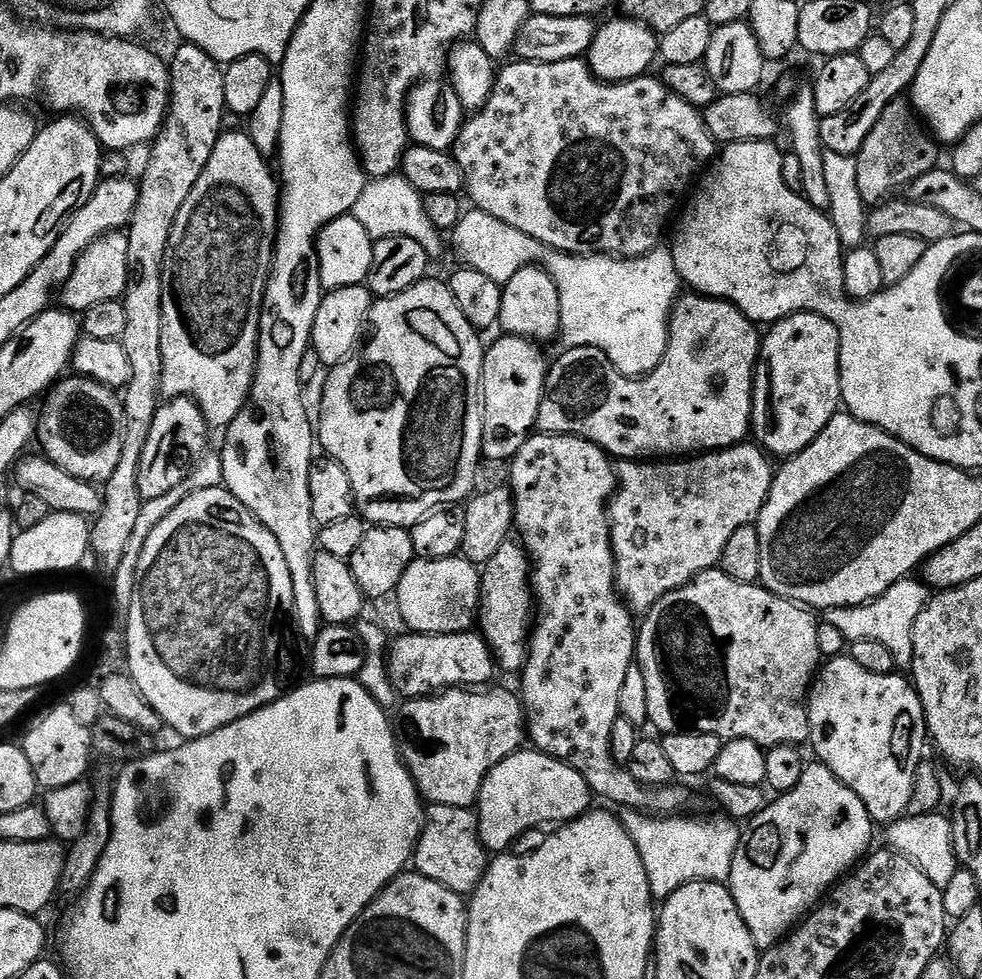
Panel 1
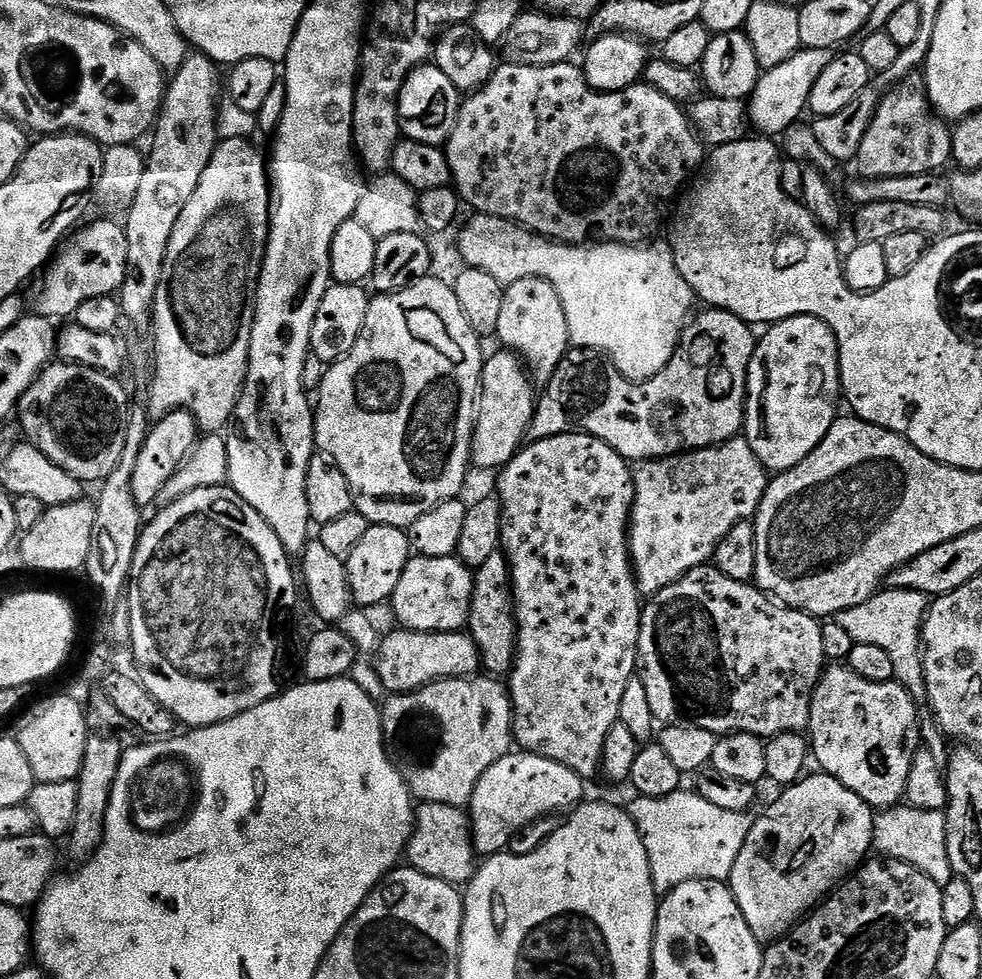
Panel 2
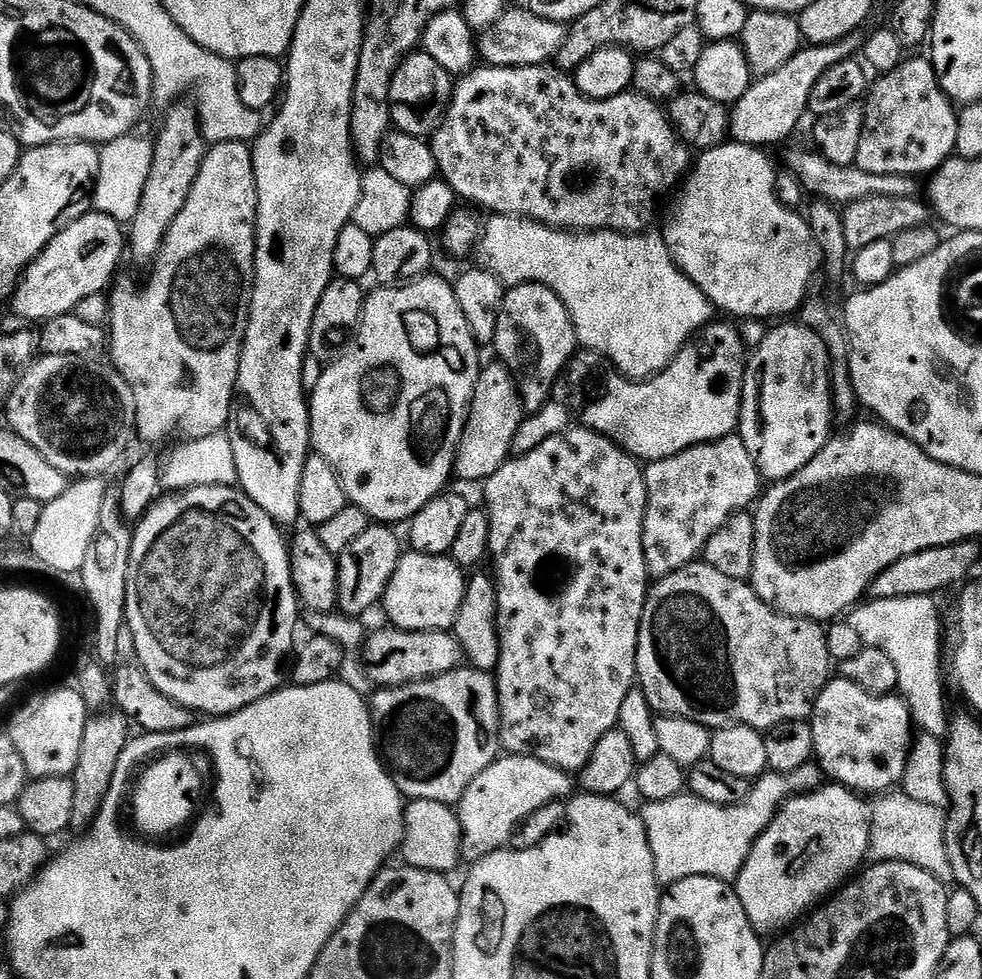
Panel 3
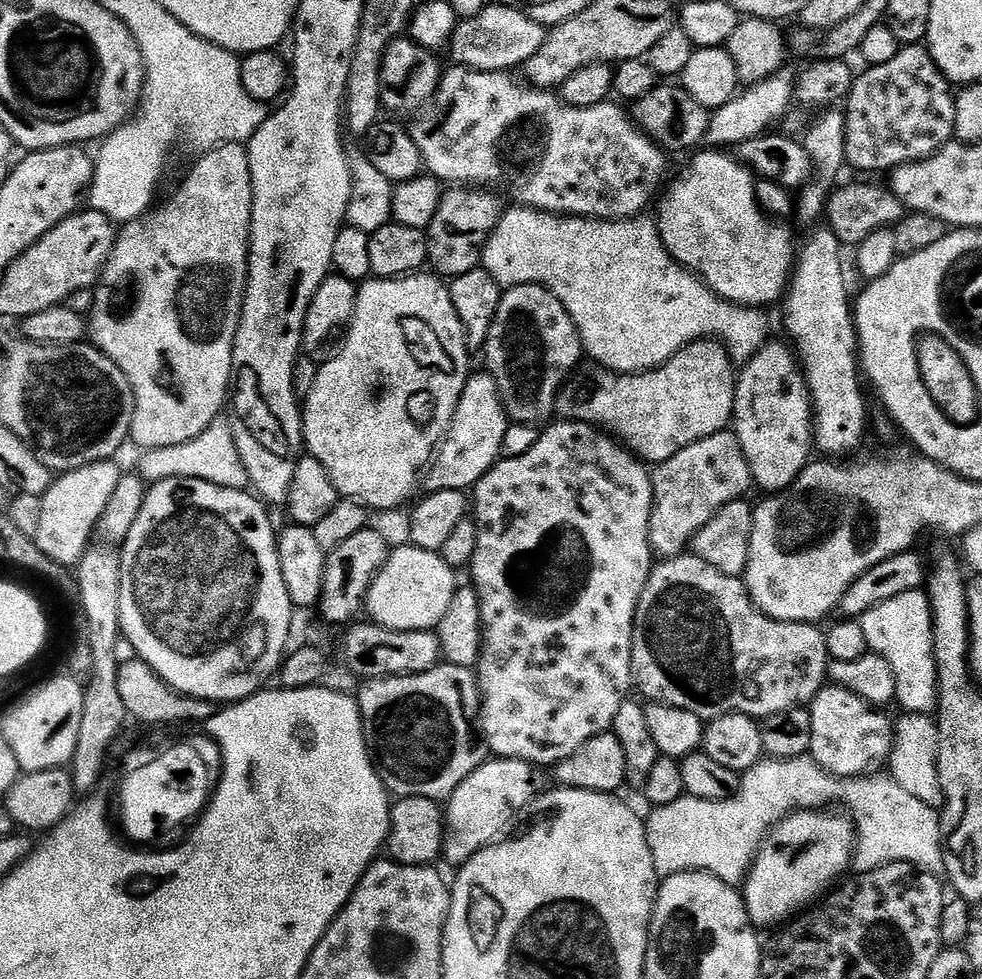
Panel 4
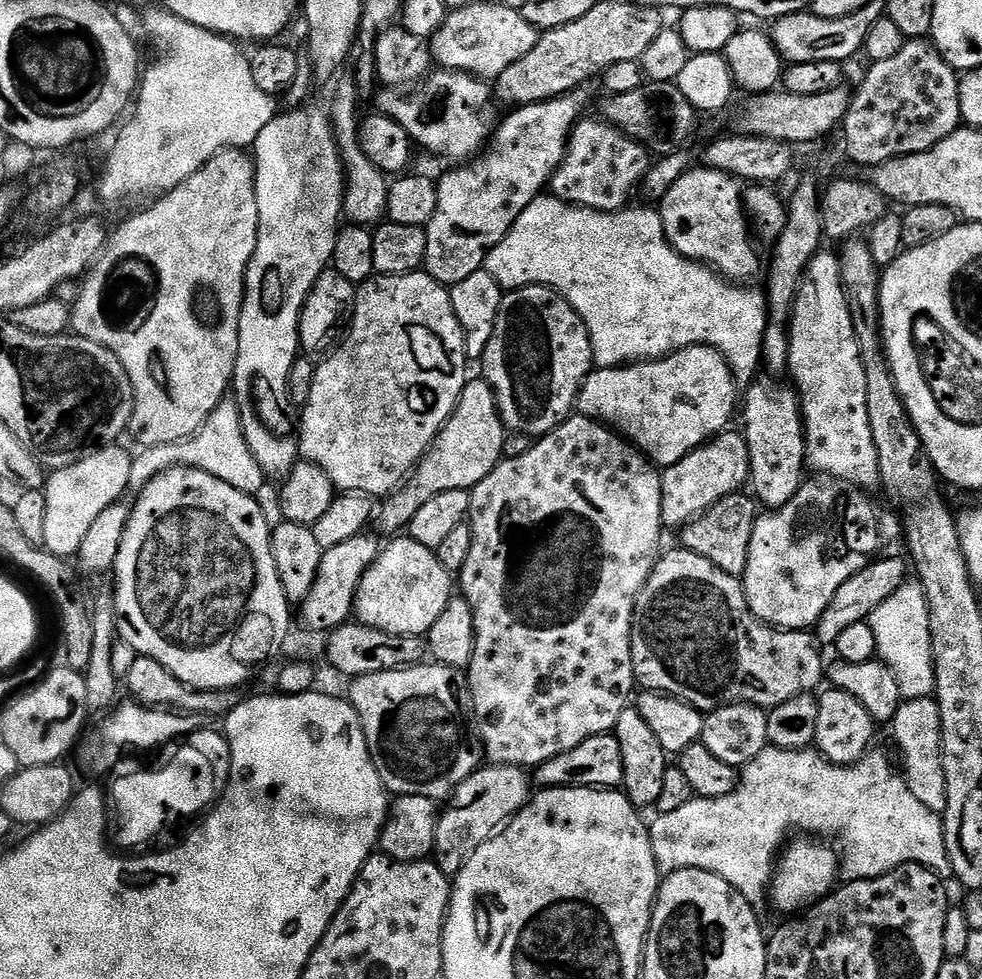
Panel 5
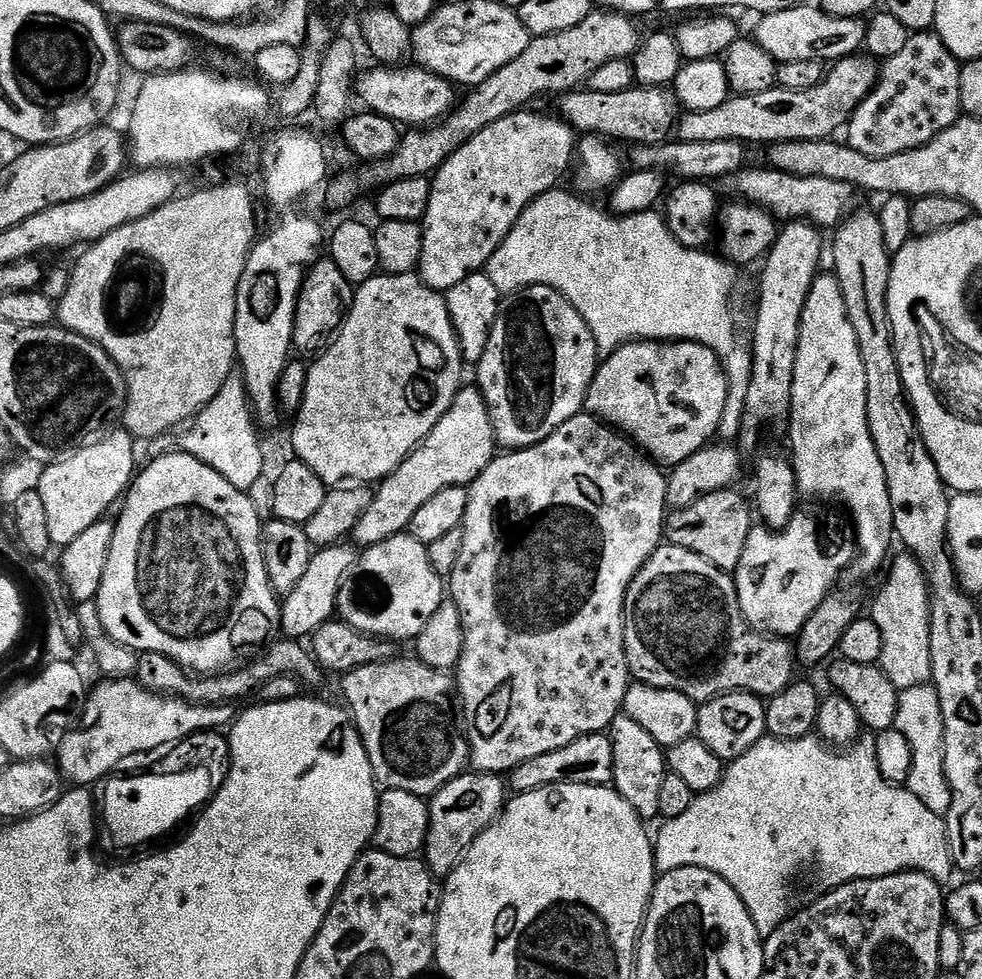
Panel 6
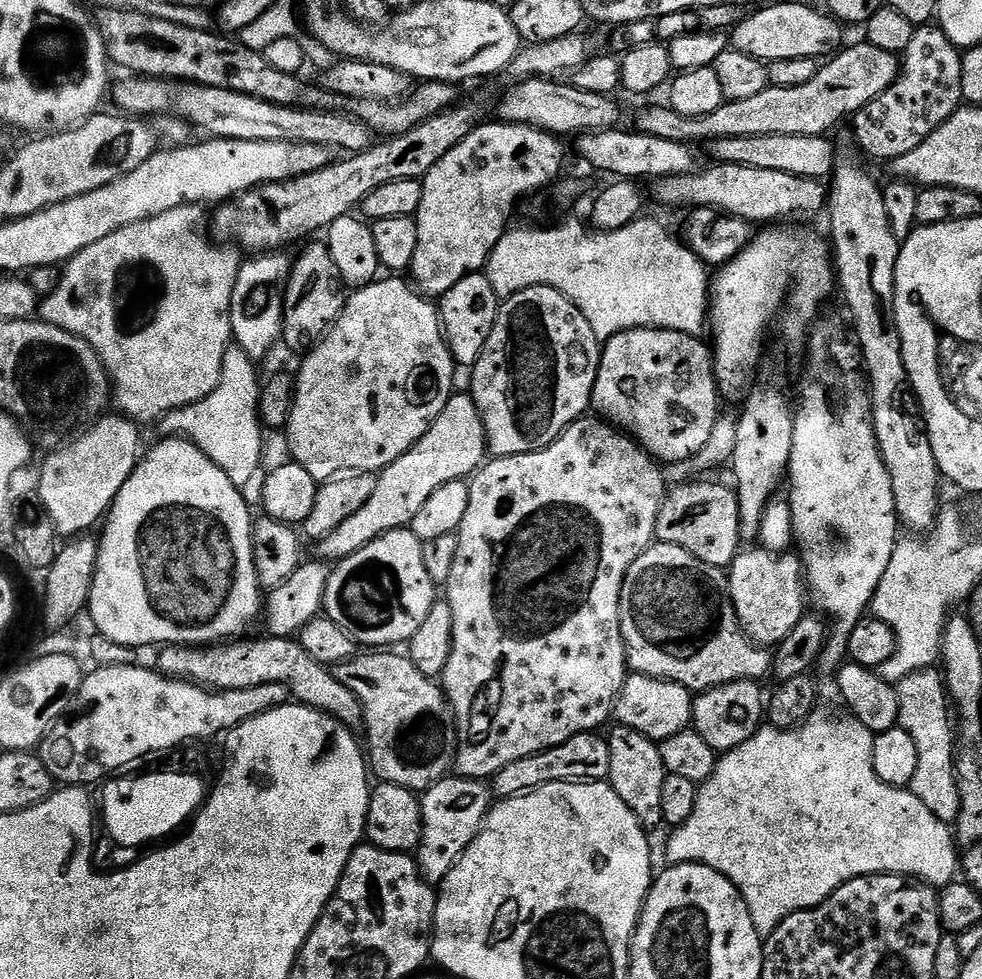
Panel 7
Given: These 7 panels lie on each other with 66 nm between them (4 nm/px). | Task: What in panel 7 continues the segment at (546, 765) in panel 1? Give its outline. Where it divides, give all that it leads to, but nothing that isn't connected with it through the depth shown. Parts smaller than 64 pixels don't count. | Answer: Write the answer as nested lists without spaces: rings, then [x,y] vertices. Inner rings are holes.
[[[452,774],[438,781],[420,796],[422,828],[414,859],[420,868],[420,876],[426,883],[439,886],[446,874],[450,874],[466,846],[470,846],[470,842],[480,831],[480,825],[488,817],[488,796],[490,797],[490,788],[485,781],[470,780],[459,774]]]

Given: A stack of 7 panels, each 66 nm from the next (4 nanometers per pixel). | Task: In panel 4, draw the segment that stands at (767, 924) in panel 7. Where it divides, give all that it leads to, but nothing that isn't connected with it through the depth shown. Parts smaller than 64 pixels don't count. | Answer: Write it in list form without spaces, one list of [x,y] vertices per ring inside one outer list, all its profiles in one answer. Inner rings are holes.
[[[803,755],[791,760],[761,759],[760,763],[743,773],[739,791],[729,800],[703,800],[686,794],[678,802],[670,802],[670,806],[652,808],[649,816],[646,816],[646,827],[657,877],[673,876],[679,872],[708,872],[722,878],[722,882],[727,884],[743,885],[752,871],[752,864],[756,861],[756,853],[760,851],[761,844],[780,821],[793,812],[823,809],[831,805],[828,804],[831,800],[841,800],[856,825],[854,868],[857,873],[869,872],[894,862],[906,862],[924,872],[932,872],[935,876],[945,875],[942,816],[937,809],[926,806],[926,802],[918,802],[918,798],[902,790],[902,786],[898,786],[891,774],[847,778],[831,776],[815,760]]]

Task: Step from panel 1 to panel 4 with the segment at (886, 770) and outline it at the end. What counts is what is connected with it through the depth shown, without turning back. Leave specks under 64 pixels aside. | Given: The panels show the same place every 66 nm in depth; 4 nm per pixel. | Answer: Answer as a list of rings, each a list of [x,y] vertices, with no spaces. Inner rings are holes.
[[[825,686],[817,696],[812,699],[810,705],[813,720],[813,738],[810,749],[811,759],[815,760],[818,766],[822,766],[831,776],[847,778],[850,776],[866,776],[876,774],[880,768],[889,763],[892,758],[892,748],[894,745],[894,724],[887,720],[885,714],[879,708],[873,708],[858,694],[852,694],[845,688],[835,686]]]

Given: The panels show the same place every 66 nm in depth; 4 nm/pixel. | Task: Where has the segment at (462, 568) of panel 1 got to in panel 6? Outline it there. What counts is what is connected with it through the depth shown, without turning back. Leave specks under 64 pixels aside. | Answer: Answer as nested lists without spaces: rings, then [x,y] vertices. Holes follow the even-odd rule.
[[[401,534],[378,546],[365,548],[342,578],[336,610],[339,619],[367,636],[383,636],[397,642],[415,641],[434,610],[446,599],[445,577],[434,574],[427,547],[410,534]]]

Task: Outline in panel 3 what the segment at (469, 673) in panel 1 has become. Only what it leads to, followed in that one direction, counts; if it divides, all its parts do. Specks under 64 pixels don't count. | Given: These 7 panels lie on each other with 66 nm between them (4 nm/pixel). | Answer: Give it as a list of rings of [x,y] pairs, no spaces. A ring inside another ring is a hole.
[[[395,626],[387,627],[373,636],[371,633],[362,645],[364,660],[368,663],[366,675],[377,689],[397,688],[403,684],[413,684],[416,680],[429,680],[461,667],[460,643],[451,631],[435,628],[407,632]]]

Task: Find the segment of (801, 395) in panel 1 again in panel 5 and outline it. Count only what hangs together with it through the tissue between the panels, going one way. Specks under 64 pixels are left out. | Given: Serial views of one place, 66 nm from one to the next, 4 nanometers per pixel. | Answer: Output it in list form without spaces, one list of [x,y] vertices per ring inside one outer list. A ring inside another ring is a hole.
[[[759,379],[747,387],[746,400],[742,402],[742,412],[744,408],[744,428],[742,427],[742,435],[747,442],[747,452],[748,452],[748,469],[749,469],[749,485],[753,488],[753,497],[768,510],[775,510],[781,508],[790,502],[790,499],[797,493],[801,484],[803,483],[804,477],[802,477],[802,472],[806,470],[806,465],[804,463],[805,454],[805,442],[804,442],[804,423],[803,417],[800,415],[799,397],[796,395],[795,391],[791,387],[780,386],[770,380]]]

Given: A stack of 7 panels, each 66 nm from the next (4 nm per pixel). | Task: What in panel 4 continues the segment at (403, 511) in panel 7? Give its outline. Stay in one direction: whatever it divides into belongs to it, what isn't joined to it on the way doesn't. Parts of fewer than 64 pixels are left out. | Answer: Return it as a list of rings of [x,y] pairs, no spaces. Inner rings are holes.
[[[487,370],[473,371],[469,375],[462,398],[458,402],[456,417],[452,420],[450,435],[441,443],[426,472],[428,492],[438,490],[475,489],[477,482],[501,459],[504,439],[508,436],[510,417],[500,397],[498,382]]]

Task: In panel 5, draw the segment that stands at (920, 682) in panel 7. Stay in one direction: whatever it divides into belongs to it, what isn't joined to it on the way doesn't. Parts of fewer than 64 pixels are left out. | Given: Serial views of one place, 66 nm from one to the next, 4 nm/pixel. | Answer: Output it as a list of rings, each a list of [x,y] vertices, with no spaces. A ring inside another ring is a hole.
[[[935,699],[927,700],[904,700],[898,706],[890,725],[892,736],[896,739],[896,744],[900,747],[900,756],[904,759],[904,769],[902,775],[910,794],[935,812],[944,813],[948,805],[948,795],[946,794],[946,778],[944,777],[944,759],[940,751],[942,750],[942,718],[940,717],[940,707]]]

